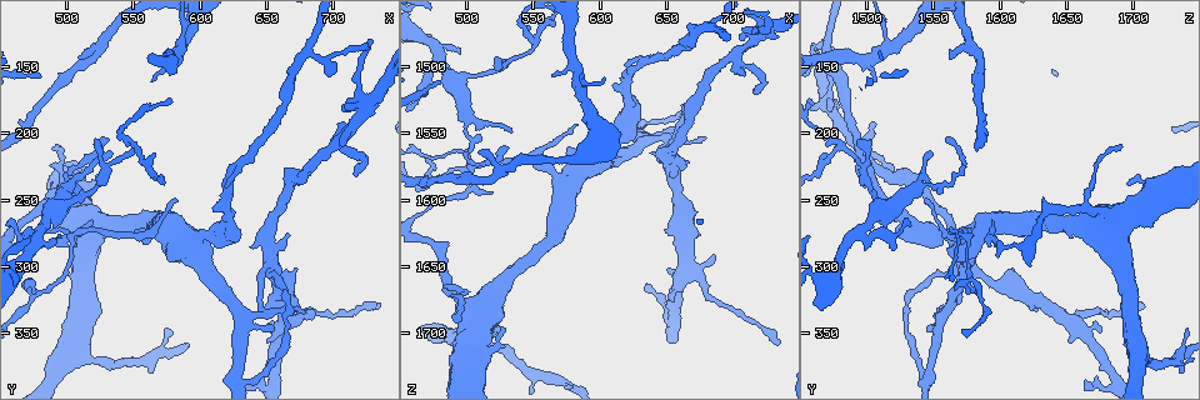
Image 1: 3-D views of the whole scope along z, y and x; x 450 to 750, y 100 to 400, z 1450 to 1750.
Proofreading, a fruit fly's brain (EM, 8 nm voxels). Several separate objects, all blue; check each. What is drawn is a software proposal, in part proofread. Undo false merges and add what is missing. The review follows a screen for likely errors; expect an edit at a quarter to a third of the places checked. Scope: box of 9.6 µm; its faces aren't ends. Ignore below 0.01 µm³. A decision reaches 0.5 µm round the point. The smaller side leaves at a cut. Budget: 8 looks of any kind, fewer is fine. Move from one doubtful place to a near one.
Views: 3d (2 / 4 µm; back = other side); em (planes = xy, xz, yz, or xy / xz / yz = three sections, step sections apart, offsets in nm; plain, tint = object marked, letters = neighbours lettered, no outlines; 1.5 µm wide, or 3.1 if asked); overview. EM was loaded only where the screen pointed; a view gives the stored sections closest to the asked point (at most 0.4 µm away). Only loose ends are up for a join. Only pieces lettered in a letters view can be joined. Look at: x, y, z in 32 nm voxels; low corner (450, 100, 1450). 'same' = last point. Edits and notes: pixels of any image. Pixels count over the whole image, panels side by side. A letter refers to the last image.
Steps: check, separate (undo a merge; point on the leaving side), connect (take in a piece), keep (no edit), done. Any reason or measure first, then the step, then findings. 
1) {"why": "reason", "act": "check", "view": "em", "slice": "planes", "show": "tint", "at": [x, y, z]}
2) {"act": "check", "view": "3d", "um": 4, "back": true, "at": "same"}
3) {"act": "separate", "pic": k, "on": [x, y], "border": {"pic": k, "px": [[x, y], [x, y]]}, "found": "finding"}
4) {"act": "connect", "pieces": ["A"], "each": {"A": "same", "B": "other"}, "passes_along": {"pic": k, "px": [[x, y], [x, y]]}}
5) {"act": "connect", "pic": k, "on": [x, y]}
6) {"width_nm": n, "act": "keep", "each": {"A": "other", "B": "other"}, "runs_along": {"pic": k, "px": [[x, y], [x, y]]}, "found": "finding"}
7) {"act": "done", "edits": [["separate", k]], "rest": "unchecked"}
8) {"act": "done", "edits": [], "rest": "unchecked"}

{"why": "tapers out", "act": "check", "view": "3d", "um": 4, "at": [534, 214, 1550]}

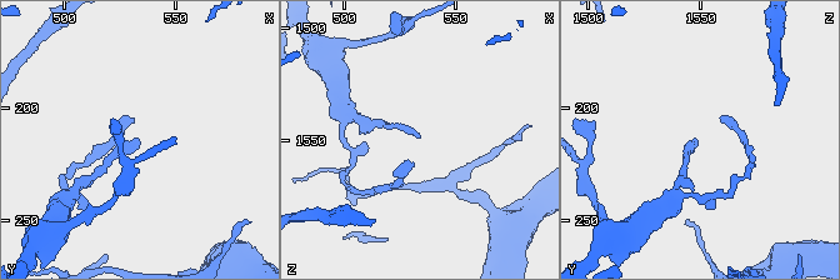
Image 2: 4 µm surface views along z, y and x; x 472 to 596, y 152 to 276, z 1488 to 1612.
{"why": "shape alone is not enough", "act": "check", "view": "em", "slice": "xy", "step": 4, "show": "letters", "at": [533, 213, 1547]}

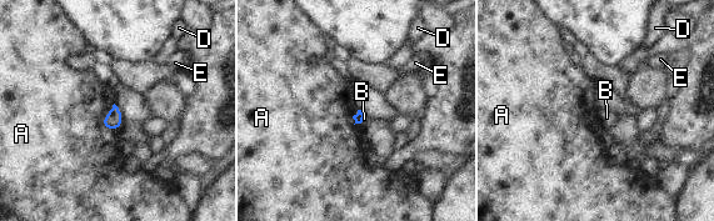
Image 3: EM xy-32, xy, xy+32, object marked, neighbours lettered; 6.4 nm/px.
{"why": "cut it another way", "act": "check", "view": "em", "slice": "planes", "show": "letters", "at": "same"}

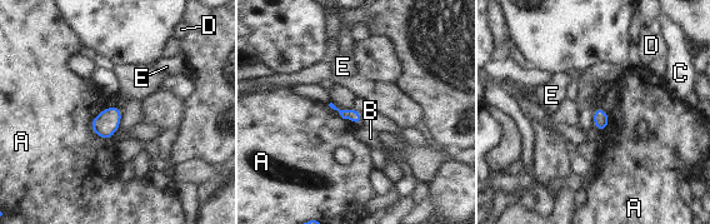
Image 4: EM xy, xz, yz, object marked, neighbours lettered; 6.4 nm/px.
{"width_nm": 80, "act": "keep", "each": {"A": "other", "B": "other", "C": "other", "D": "other", "E": "other"}, "border": {"pic": 4, "px": [[328, 104], [334, 110]]}, "found": "no lettered piece goes on from it"}

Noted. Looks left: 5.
{"why": "free end", "act": "check", "view": "3d", "um": 2, "at": [508, 146, 1562]}

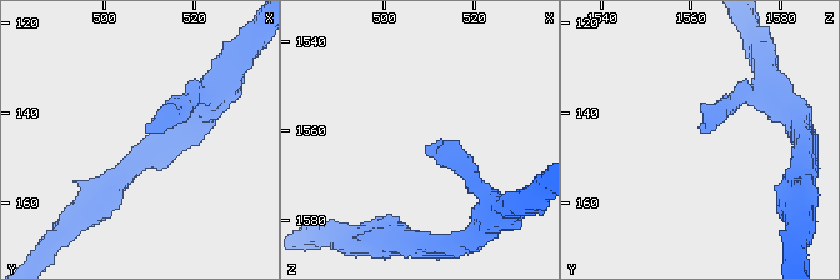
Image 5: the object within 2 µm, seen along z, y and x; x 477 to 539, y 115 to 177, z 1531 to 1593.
{"why": "now the EM", "act": "check", "view": "em", "slice": "yz", "step": 4, "show": "tint", "at": [510, 144, 1563]}

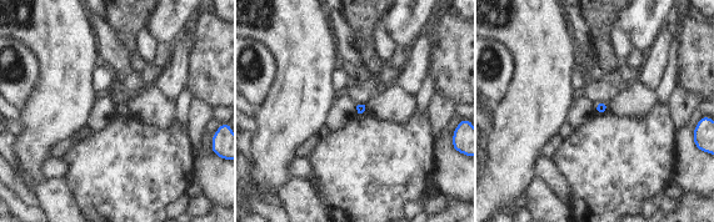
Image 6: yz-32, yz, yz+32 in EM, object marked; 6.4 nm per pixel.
{"why": "another direction", "act": "check", "view": "em", "slice": "planes", "show": "letters", "at": "same"}

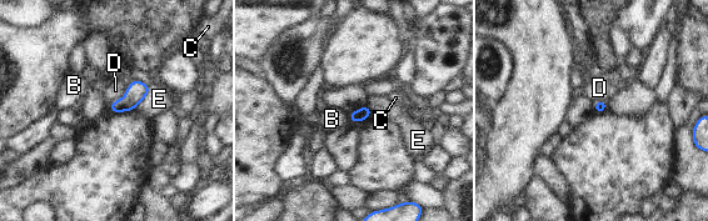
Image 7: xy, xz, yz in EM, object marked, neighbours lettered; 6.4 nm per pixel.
{"act": "keep", "each": {"B": "other", "C": "other", "D": "other", "E": "other"}, "border": {"pic": 7, "px": [[348, 114], [350, 121]]}, "found": "no lettered piece goes on from it"}

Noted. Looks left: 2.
{"act": "check", "view": "3d", "um": 4, "back": true, "at": [684, 338, 1642]}

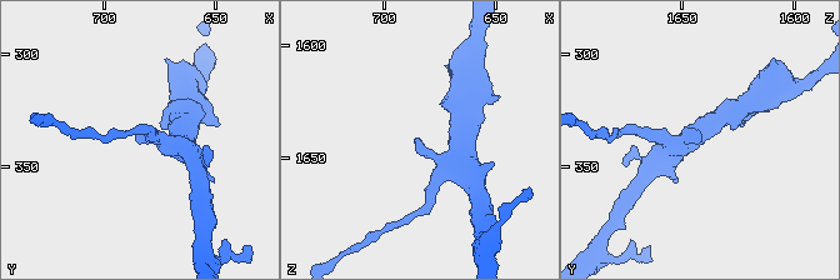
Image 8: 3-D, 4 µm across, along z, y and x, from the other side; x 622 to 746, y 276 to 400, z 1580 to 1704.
{"act": "check", "view": "em", "slice": "planes", "show": "letters", "at": [684, 340, 1642]}

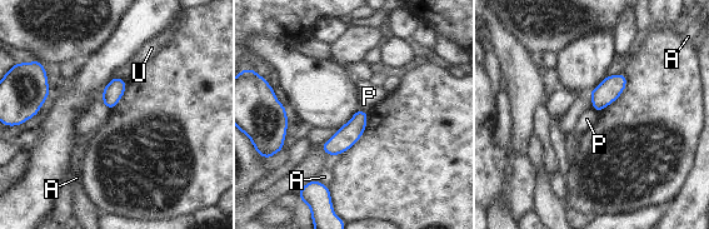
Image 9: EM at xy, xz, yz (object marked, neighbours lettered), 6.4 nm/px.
{"act": "keep", "each": {"A": "other", "P": "other", "U": "other"}, "border": {"pic": 9, "px": [[359, 108], [368, 114]]}, "found": "no lettered piece goes on from it"}

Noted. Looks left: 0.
{"act": "done", "edits": [], "rest": "unchecked"}

